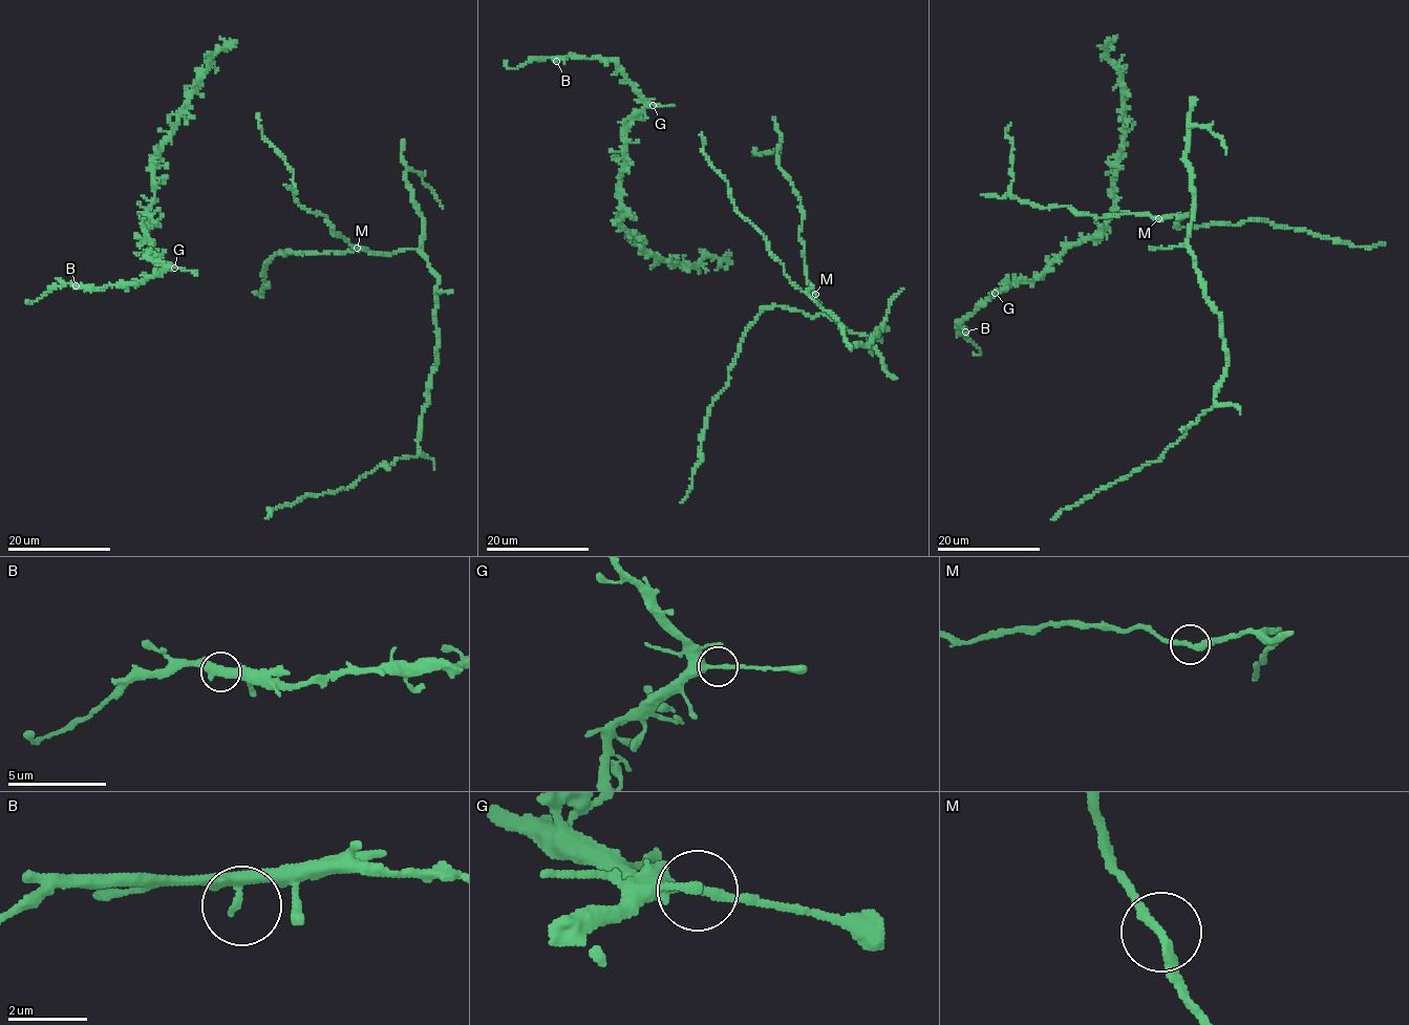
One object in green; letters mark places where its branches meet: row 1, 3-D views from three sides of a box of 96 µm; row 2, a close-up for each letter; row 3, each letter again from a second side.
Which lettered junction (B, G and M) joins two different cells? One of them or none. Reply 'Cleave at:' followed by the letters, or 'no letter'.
Cleave at: G

